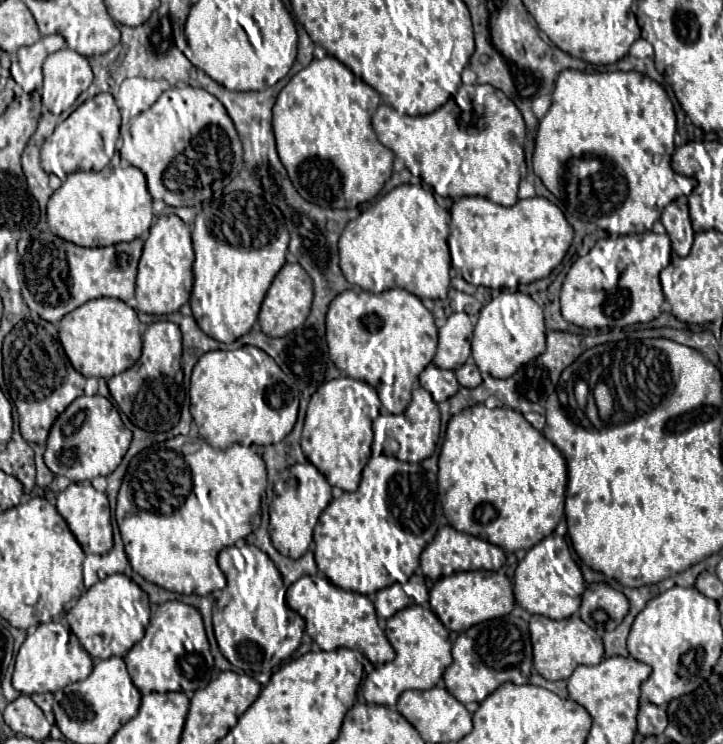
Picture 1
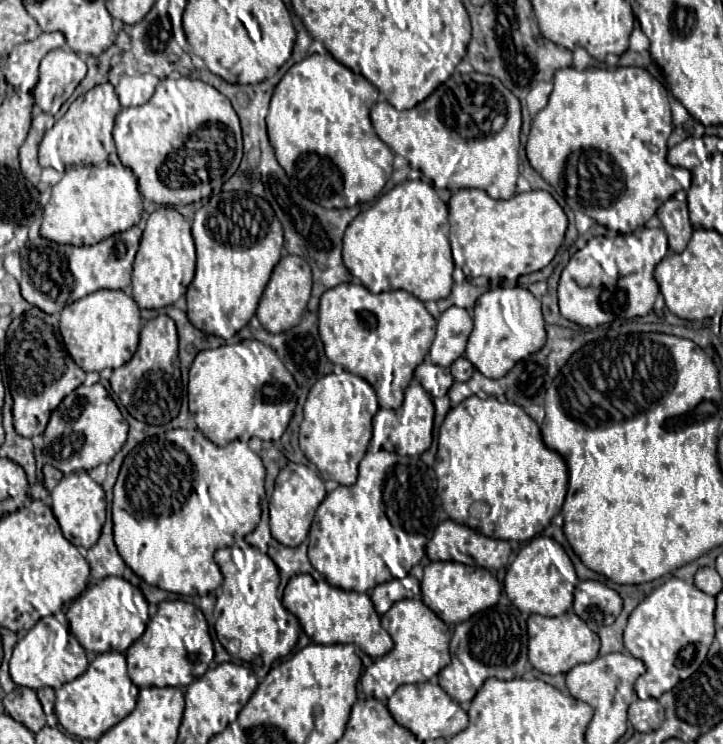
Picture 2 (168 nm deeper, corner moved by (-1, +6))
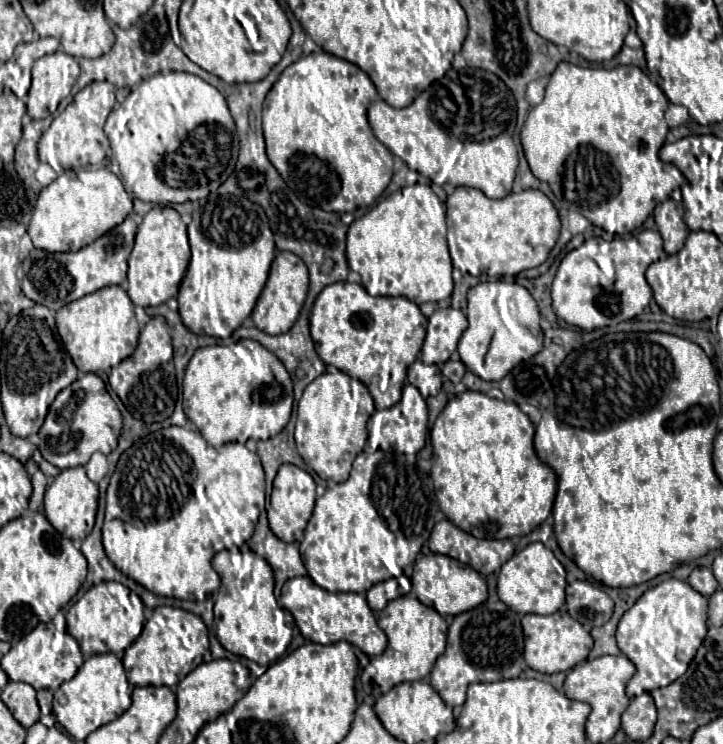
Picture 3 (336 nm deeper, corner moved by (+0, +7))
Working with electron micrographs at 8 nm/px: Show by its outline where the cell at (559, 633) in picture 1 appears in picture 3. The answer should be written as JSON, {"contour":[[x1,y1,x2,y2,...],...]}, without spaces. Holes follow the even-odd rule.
{"contour":[[558,610,548,616,526,614,522,618,522,630,524,630,524,660,532,670,542,674,570,670,576,664,584,662,592,650,590,634,574,618,570,618,566,610]]}

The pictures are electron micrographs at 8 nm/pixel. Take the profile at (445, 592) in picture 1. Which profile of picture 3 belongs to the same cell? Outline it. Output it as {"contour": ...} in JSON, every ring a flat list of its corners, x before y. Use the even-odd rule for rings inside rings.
{"contour":[[426,554,414,562,414,572,410,576,412,594,426,606,438,610,442,616,456,616,478,606,488,598,484,578,470,566,442,554]]}

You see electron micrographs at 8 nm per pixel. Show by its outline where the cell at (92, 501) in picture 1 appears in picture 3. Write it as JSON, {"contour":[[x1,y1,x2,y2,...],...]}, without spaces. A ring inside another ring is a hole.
{"contour":[[82,466,62,470,44,494,44,516,66,538,86,538,94,526,98,508,98,486,86,476]]}

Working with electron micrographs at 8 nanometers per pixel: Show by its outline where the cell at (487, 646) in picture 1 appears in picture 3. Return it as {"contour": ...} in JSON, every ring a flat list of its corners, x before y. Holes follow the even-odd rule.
{"contour":[[488,596,480,606,454,616,448,626,448,642,444,654,436,660,430,672,430,686,440,694,446,706,462,706,466,688,474,682,496,682,518,678,524,666,524,638,520,614,500,602,498,596]]}

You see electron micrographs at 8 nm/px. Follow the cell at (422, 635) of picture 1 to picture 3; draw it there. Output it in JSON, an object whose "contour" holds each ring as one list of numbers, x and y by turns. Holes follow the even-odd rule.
{"contour":[[400,596,388,602,386,608,378,612,378,626,388,636,388,648,380,656,374,656,362,669,360,681,363,690,378,698,380,694,388,692,392,686,400,682,428,678,436,658,446,648,446,630,448,630,446,620,434,608,424,606,416,598]]}

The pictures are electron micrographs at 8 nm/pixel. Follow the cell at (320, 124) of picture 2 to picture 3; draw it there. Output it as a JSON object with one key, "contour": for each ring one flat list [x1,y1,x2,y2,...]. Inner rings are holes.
{"contour":[[328,52,302,56,290,64,270,88,262,110,266,154,288,188,308,206,316,206,326,212,352,212,354,208,368,208,390,184,394,156,382,142,376,140,366,118,366,110,374,98,376,88,366,72]]}

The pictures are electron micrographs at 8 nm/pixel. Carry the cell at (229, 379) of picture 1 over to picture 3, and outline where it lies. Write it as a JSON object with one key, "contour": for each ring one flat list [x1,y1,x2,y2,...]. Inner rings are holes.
{"contour":[[240,340,232,346,208,346,196,350,192,360,188,362,188,374,184,374,182,396,184,396,186,416,204,436,204,440,214,448,226,442,244,444,248,438,268,440,276,436,288,424,294,402,290,374,270,350,266,350,260,342,254,340]]}

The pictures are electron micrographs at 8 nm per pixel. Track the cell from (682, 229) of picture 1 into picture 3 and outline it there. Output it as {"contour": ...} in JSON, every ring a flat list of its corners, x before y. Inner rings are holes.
{"contour":[[668,198,666,202,658,204,654,208,654,220,658,226,658,232,664,238,664,250,666,254,676,254,688,236,688,226,684,222,684,208,680,202,674,202]]}

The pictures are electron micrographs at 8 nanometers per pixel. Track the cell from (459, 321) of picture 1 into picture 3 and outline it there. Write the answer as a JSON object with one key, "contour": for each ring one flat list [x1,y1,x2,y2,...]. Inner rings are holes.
{"contour":[[440,308,428,318,426,338,420,350,422,362,442,366,454,352,458,338,466,330,468,322,464,312,454,308]]}

